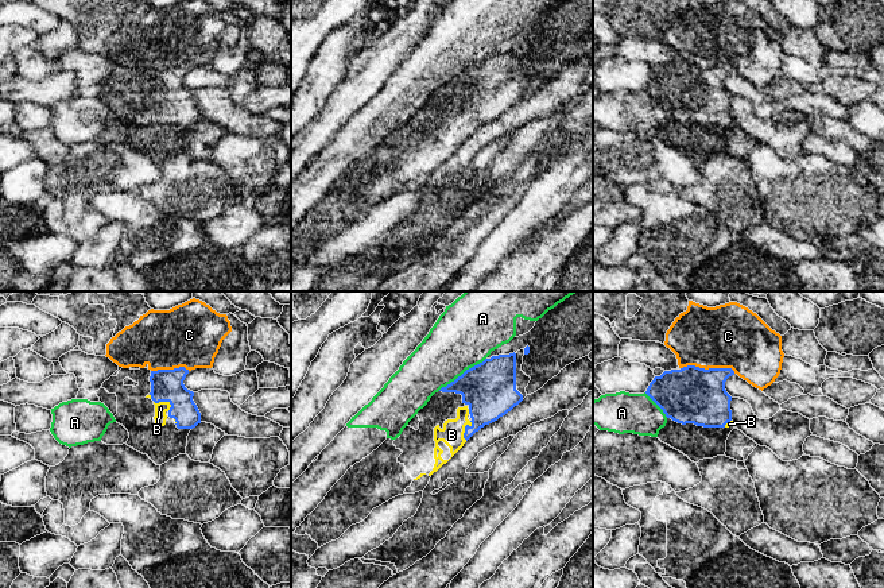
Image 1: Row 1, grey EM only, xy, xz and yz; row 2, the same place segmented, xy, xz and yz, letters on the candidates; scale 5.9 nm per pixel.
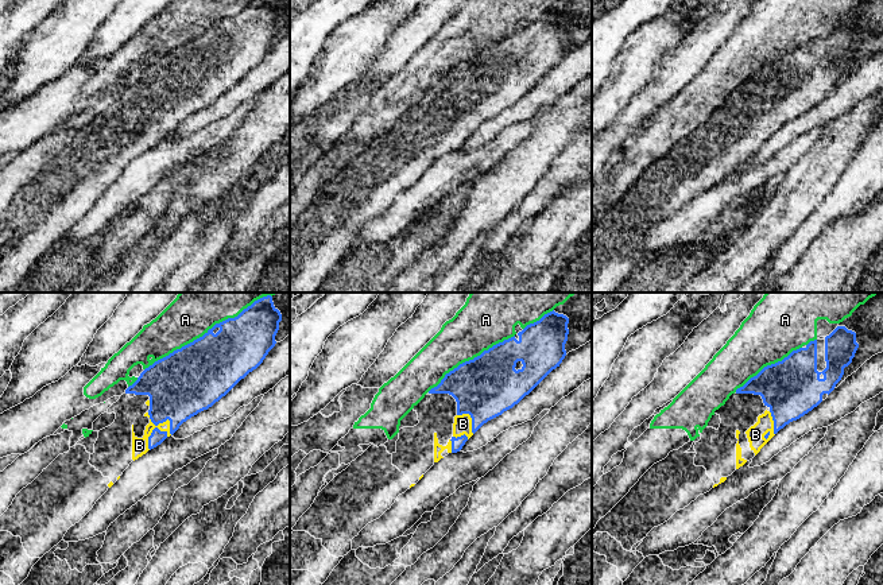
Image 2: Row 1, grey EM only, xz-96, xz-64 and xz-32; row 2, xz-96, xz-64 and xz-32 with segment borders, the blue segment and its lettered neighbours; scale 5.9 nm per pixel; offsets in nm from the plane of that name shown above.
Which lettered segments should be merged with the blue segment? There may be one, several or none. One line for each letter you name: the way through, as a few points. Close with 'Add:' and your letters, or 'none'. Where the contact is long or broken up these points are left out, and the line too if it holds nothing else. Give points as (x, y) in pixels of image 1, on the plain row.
B: across xz (489, 93), (483, 111), (465, 127), (452, 132)
Add: B

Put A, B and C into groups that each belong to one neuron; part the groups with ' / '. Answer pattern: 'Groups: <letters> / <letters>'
Groups: A / B / C

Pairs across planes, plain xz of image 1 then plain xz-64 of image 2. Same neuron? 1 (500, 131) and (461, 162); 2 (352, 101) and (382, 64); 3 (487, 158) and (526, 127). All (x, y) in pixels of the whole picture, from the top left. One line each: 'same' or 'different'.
1: different
2: same
3: same

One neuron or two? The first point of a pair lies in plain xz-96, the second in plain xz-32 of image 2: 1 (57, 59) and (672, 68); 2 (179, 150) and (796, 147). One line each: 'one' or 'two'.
1: two
2: one

